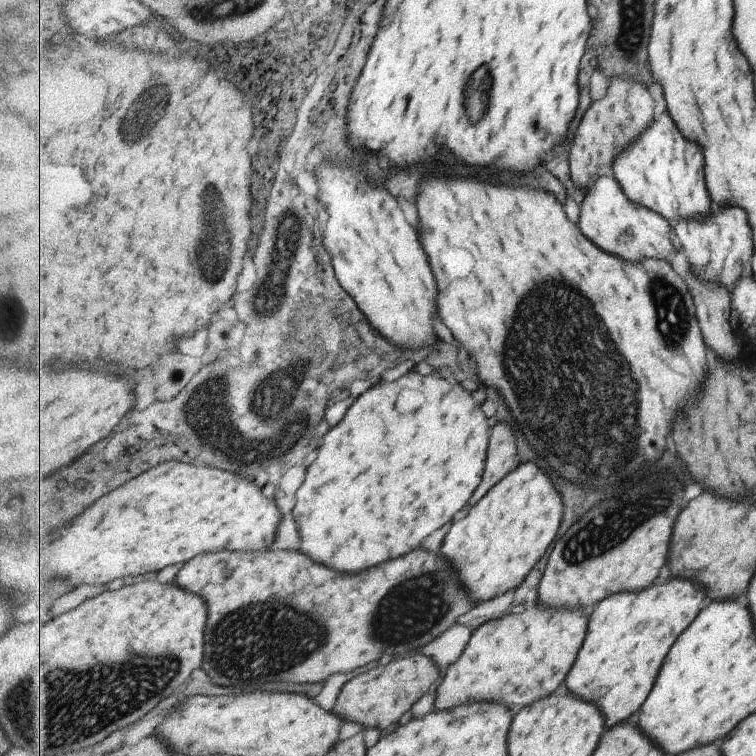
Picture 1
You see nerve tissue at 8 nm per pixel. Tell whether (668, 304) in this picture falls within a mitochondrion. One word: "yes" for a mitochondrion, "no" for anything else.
yes

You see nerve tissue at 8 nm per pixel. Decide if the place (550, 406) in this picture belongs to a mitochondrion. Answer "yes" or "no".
yes

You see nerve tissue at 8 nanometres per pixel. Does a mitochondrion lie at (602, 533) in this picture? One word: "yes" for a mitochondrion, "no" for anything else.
yes

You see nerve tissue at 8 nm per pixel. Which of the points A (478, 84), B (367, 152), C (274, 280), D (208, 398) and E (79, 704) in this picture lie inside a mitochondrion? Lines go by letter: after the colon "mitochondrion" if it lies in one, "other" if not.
A: mitochondrion
B: other
C: mitochondrion
D: mitochondrion
E: mitochondrion

